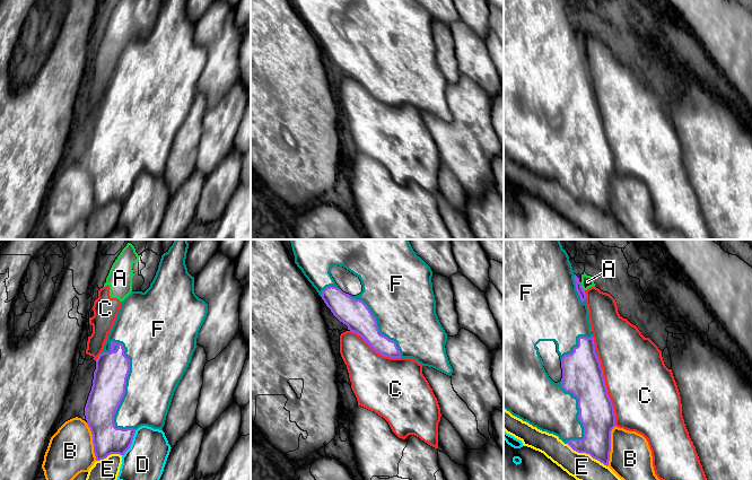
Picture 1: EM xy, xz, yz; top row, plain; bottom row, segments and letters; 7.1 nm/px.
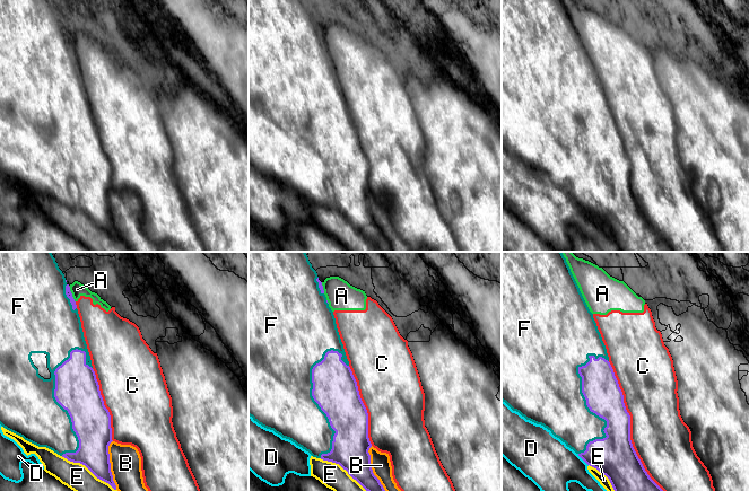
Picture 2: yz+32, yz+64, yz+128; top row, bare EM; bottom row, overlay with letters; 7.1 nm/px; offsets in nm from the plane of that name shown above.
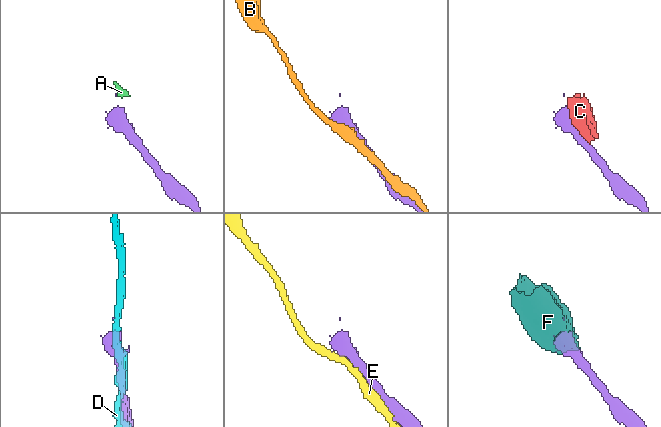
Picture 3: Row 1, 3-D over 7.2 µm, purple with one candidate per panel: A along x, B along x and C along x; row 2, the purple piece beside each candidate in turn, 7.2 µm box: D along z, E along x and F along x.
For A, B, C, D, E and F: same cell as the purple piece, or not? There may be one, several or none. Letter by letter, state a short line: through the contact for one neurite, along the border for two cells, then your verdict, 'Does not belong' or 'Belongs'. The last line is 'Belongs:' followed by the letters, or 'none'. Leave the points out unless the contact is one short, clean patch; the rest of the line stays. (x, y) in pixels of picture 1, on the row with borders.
A: Line: yz (579, 282), (584, 291). Does not belong
B: Does not belong
C: Does not belong
D: Does not belong
E: Does not belong
F: Belongs
Belongs: F

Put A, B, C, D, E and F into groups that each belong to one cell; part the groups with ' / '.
A C / B / D / E / F

